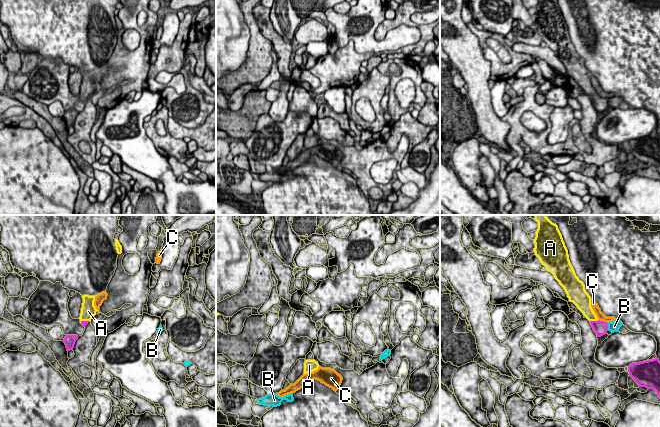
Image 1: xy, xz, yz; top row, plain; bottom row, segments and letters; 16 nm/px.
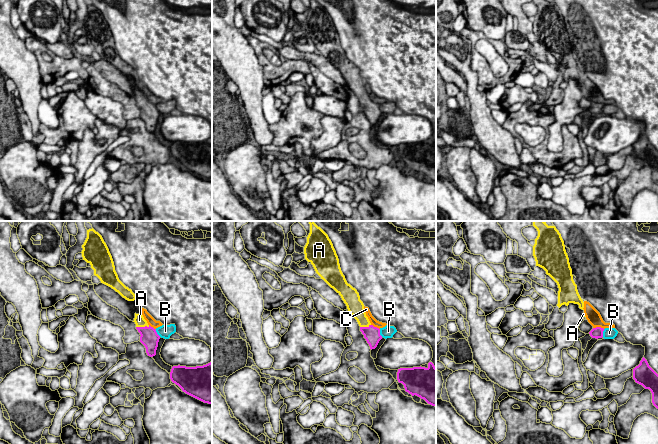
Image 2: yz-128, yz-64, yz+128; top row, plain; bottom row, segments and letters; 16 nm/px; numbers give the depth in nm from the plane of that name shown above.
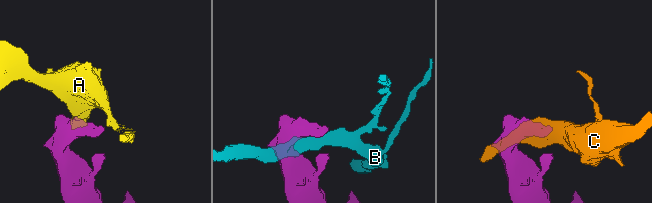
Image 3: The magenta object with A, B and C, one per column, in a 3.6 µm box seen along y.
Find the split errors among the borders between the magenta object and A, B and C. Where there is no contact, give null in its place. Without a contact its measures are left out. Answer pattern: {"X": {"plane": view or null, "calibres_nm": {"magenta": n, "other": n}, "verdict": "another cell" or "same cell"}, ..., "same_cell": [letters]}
{"A": {"plane": "yz", "calibres_nm": {"magenta": 220, "other": 180}, "verdict": "same cell"}, "B": {"plane": "yz", "calibres_nm": {"magenta": 220, "other": 190}, "verdict": "another cell"}, "C": {"plane": "yz", "calibres_nm": {"magenta": 220, "other": 120}, "verdict": "another cell"}, "same_cell": ["A"]}

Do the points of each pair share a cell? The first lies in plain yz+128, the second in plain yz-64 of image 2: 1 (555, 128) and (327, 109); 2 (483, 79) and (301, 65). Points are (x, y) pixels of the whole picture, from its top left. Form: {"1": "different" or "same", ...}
{"1": "different", "2": "same"}

